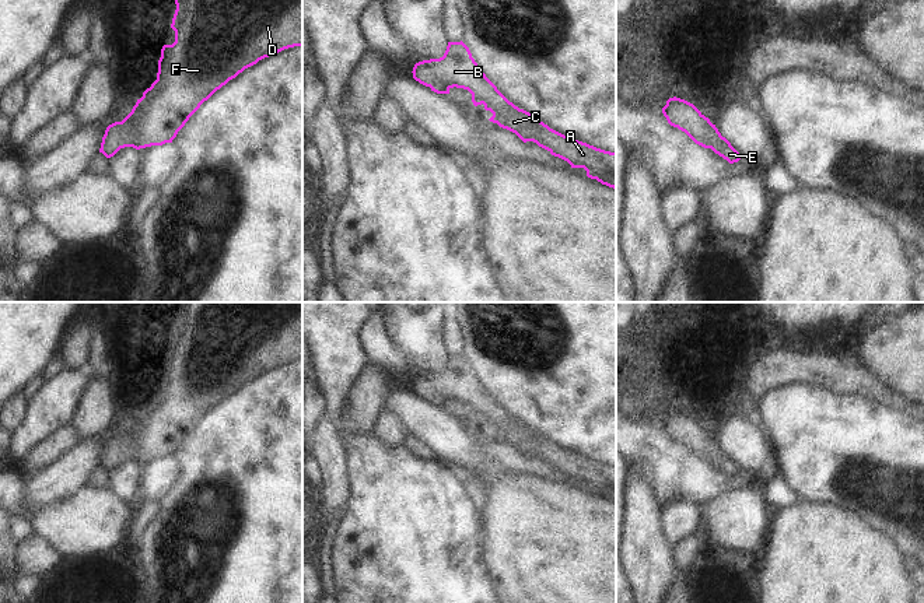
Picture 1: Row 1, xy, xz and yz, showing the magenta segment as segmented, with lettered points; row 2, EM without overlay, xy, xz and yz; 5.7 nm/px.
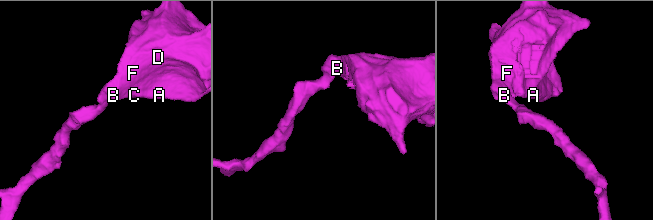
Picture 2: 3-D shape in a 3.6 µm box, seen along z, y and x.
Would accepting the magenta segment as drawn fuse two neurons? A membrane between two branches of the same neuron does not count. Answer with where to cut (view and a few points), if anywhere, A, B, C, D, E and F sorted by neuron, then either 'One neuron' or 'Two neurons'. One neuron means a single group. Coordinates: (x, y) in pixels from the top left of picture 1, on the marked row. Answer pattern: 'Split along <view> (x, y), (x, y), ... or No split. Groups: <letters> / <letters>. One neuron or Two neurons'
No split. Groups: A B C D E F. One neuron

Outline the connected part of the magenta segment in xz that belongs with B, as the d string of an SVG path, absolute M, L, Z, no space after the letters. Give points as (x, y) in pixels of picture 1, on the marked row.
M462 41L448 42L442 57L419 62L412 73L416 81L437 94L449 94L454 87L468 90L475 106L483 104L493 113L490 122L515 133L524 143L536 143L571 168L584 168L588 178L616 189L616 152L564 136L515 106L486 77Z

